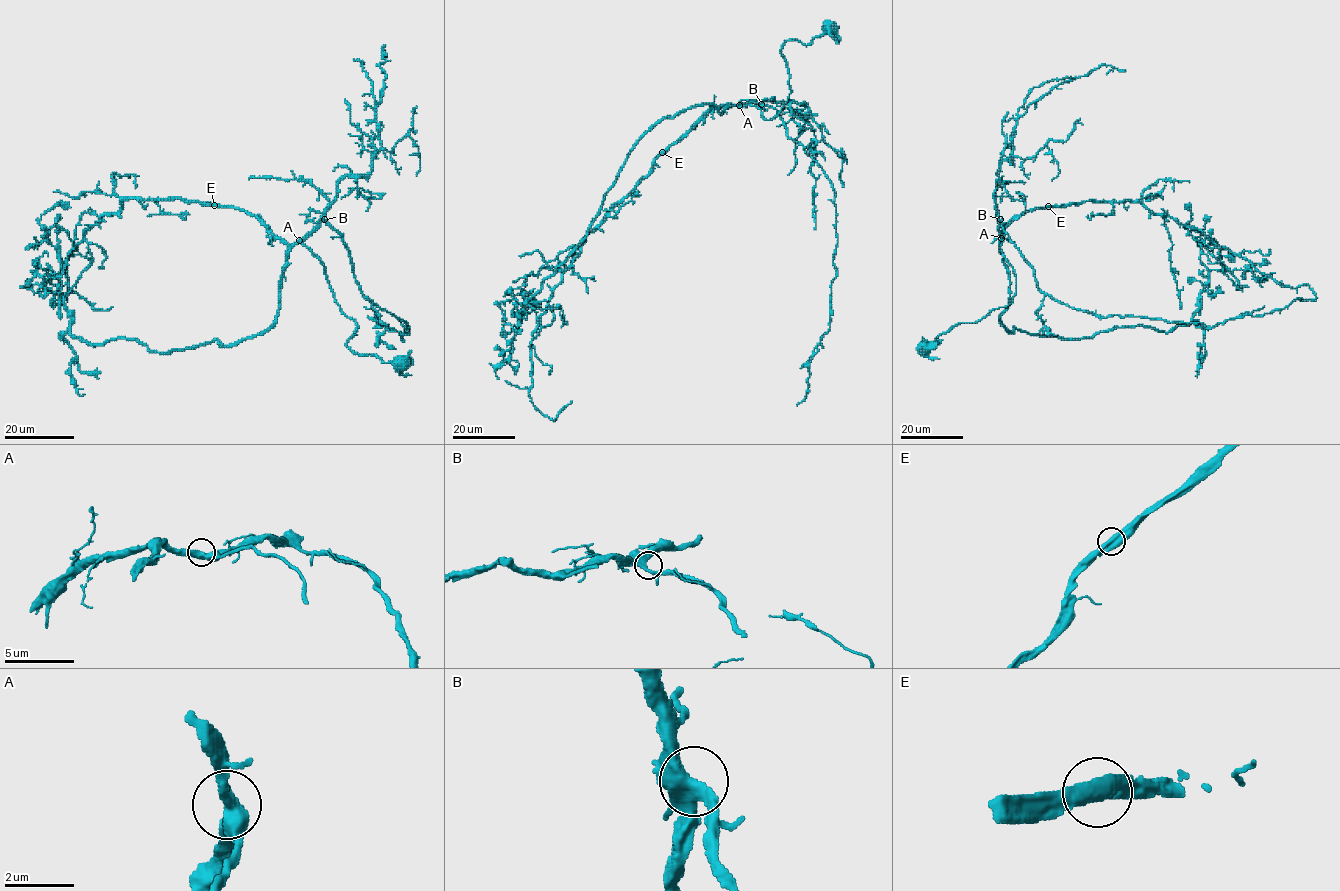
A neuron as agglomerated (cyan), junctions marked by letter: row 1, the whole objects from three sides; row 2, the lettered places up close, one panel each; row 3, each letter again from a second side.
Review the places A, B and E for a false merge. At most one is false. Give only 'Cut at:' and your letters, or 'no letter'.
Cut at: no letter

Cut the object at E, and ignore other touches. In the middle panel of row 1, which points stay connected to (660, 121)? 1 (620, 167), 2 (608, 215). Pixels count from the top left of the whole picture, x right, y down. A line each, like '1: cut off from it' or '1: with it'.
1: with it
2: cut off from it

